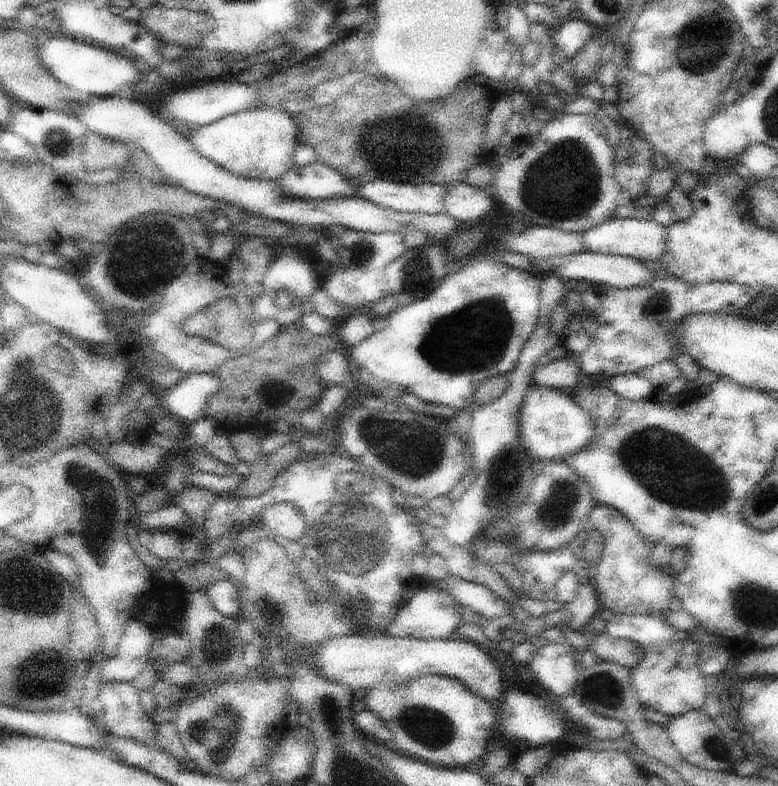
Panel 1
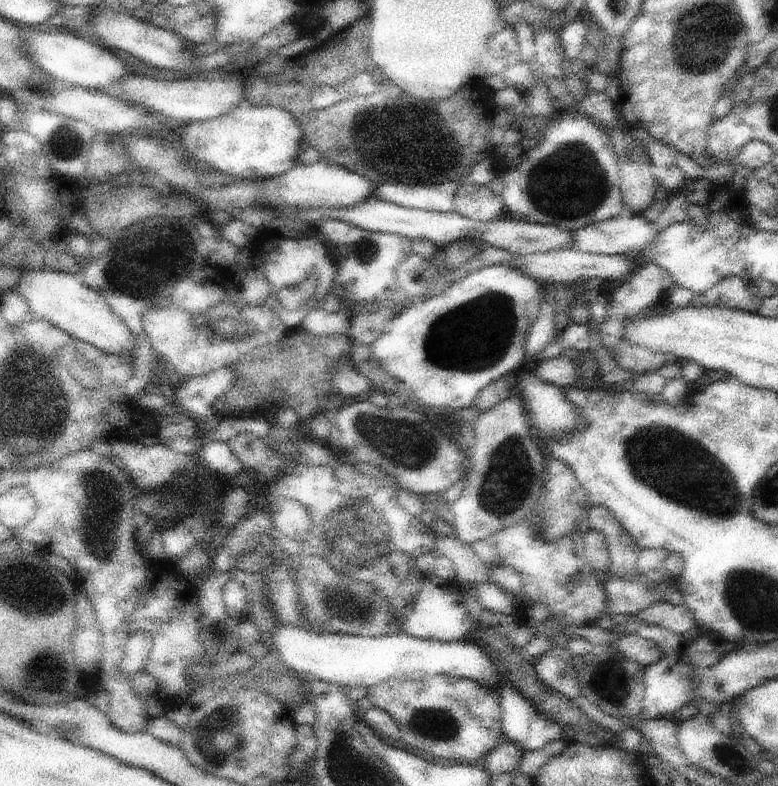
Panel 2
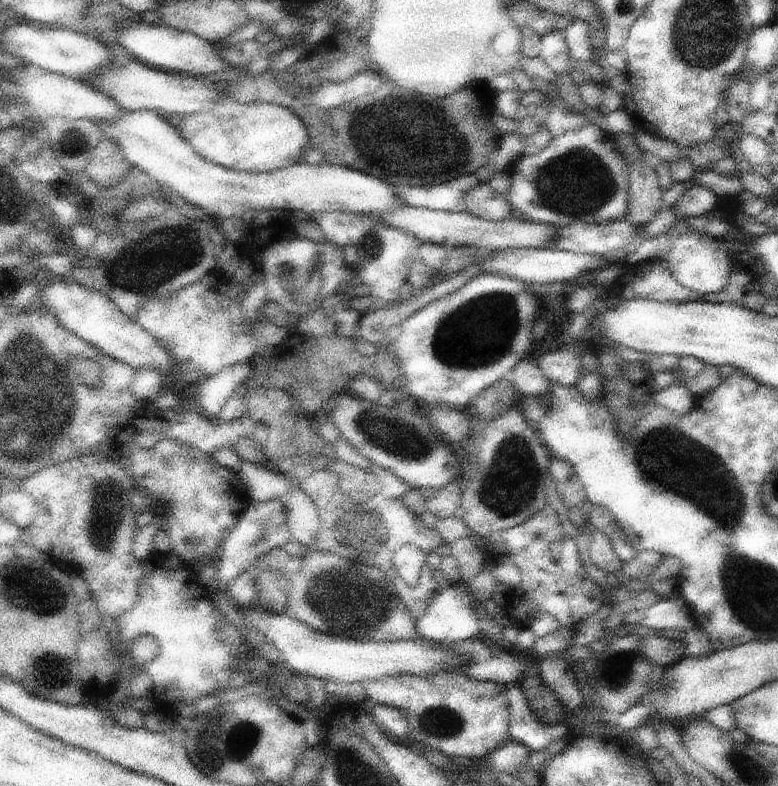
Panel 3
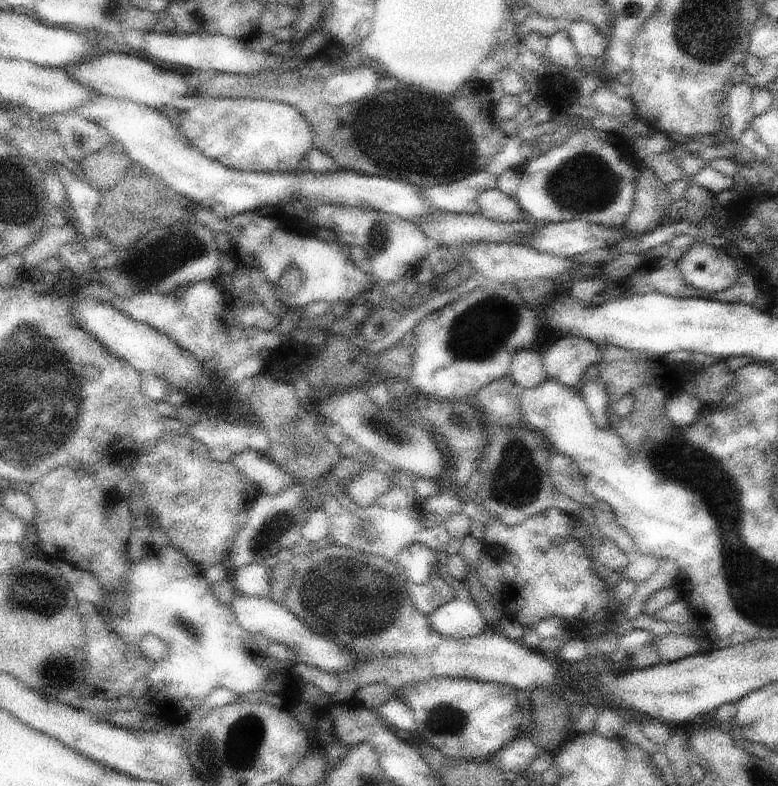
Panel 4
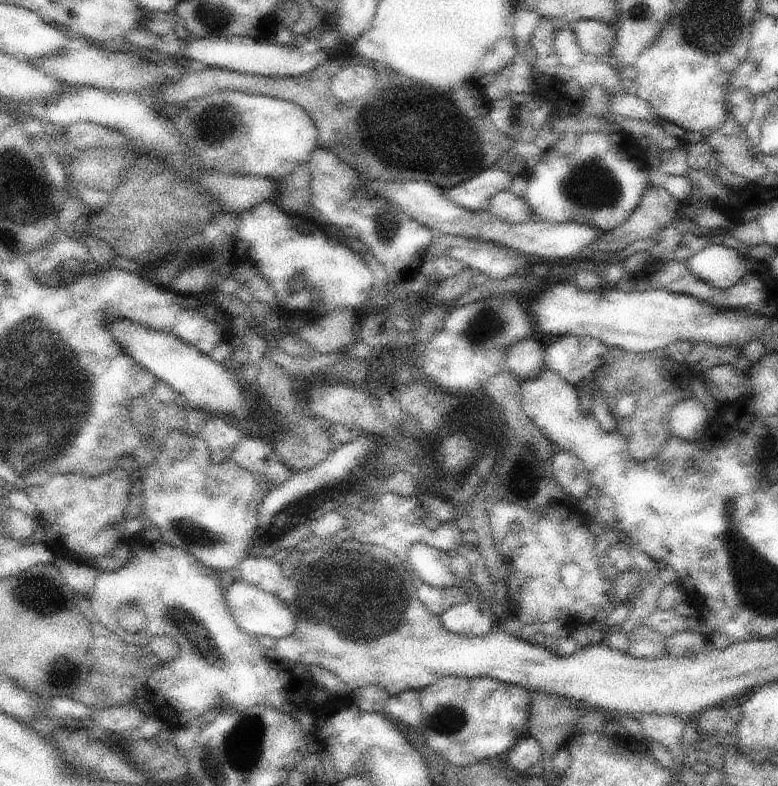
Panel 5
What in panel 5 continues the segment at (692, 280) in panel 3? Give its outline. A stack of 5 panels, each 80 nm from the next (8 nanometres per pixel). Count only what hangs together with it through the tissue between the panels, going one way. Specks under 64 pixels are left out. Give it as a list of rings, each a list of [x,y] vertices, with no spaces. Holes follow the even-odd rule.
[[[712,245],[694,255],[689,262],[690,272],[709,282],[709,285],[725,289],[734,286],[743,276],[746,262],[733,248]]]

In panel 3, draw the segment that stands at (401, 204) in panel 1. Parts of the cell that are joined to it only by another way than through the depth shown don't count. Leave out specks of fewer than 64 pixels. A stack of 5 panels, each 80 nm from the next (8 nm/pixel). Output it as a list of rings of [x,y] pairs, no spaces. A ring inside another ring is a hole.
[[[472,173],[439,185],[399,185],[397,191],[410,207],[458,212],[467,210],[467,194],[480,185],[480,178]]]

